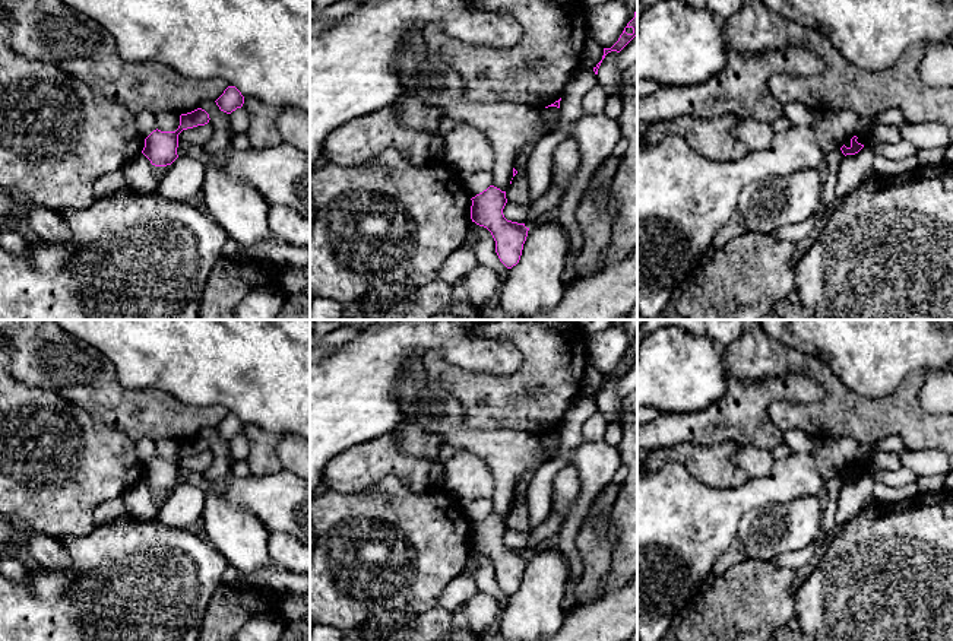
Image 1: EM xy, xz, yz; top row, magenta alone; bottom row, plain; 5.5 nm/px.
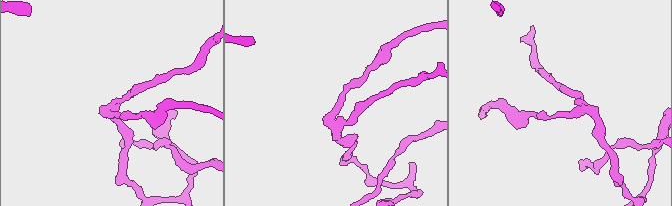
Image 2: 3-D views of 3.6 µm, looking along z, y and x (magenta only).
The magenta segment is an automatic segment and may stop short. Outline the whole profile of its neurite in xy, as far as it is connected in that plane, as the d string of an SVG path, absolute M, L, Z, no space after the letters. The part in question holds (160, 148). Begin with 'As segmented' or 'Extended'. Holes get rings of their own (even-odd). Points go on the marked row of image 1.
As segmented. M197 108L191 112L180 115L180 126L175 131L161 131L153 130L145 139L145 147L142 153L151 161L155 166L167 166L171 165L177 158L177 147L178 147L178 134L183 130L193 128L197 126L205 126L209 123L209 114Z

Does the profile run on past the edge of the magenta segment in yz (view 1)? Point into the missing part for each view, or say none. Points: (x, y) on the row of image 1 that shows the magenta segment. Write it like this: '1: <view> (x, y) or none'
1: none

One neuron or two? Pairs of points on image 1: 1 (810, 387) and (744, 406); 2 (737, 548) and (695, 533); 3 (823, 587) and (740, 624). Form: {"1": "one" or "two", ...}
{"1": "one", "2": "two", "3": "two"}

